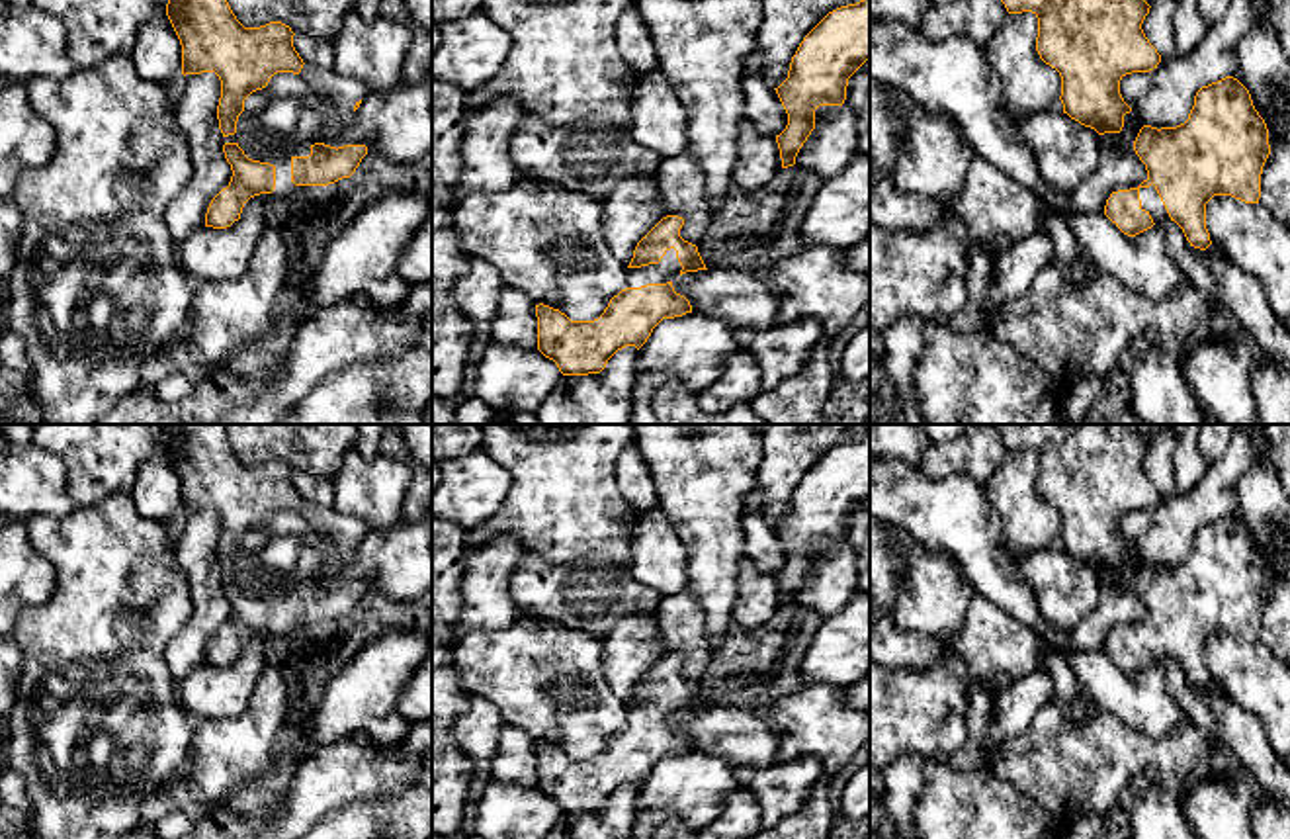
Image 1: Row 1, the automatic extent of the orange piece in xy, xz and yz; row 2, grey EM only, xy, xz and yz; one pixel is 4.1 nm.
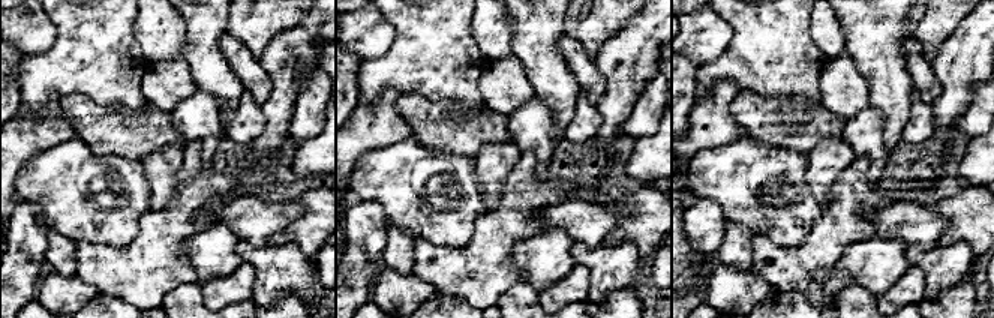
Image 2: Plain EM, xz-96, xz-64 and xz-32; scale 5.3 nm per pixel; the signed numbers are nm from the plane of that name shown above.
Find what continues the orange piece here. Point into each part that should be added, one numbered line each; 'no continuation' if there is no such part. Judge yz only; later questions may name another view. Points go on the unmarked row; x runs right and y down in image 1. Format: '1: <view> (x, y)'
1: yz (1150, 636)

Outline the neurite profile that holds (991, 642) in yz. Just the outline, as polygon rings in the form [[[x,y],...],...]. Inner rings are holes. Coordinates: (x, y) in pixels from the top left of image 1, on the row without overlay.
[[[975,593],[964,628],[954,638],[954,653],[968,663],[969,683],[989,692],[999,677],[1014,681],[1044,669],[1054,683],[1054,698],[1069,708],[1071,720],[1091,720],[1098,706],[1079,684],[1067,655],[1050,653],[1042,659],[1038,641],[1030,628]]]

